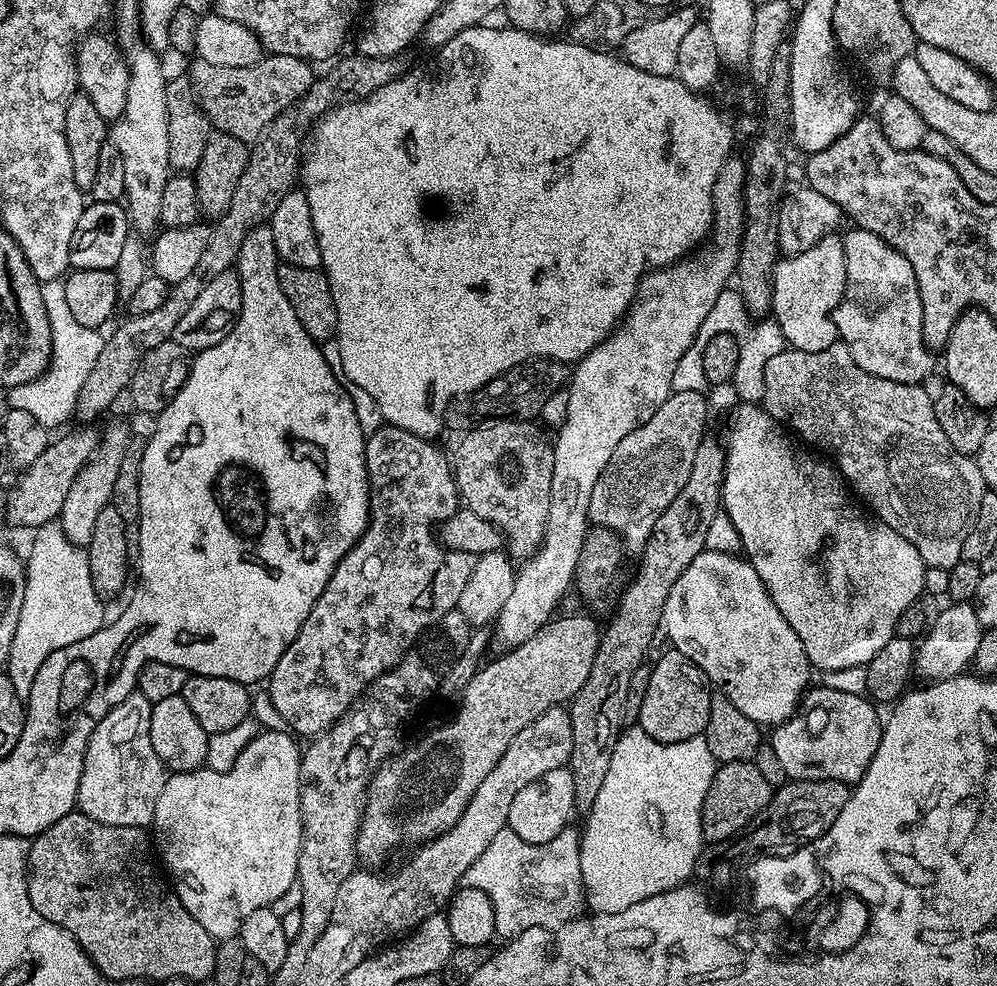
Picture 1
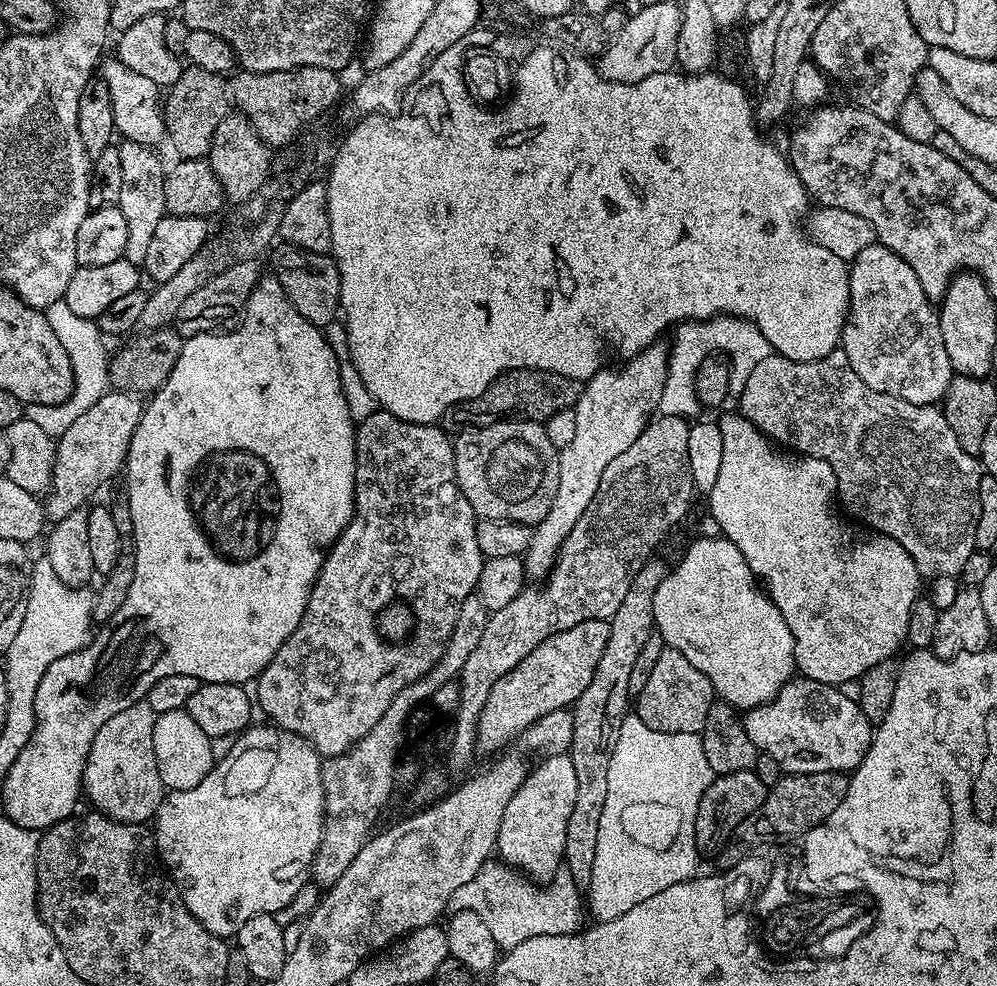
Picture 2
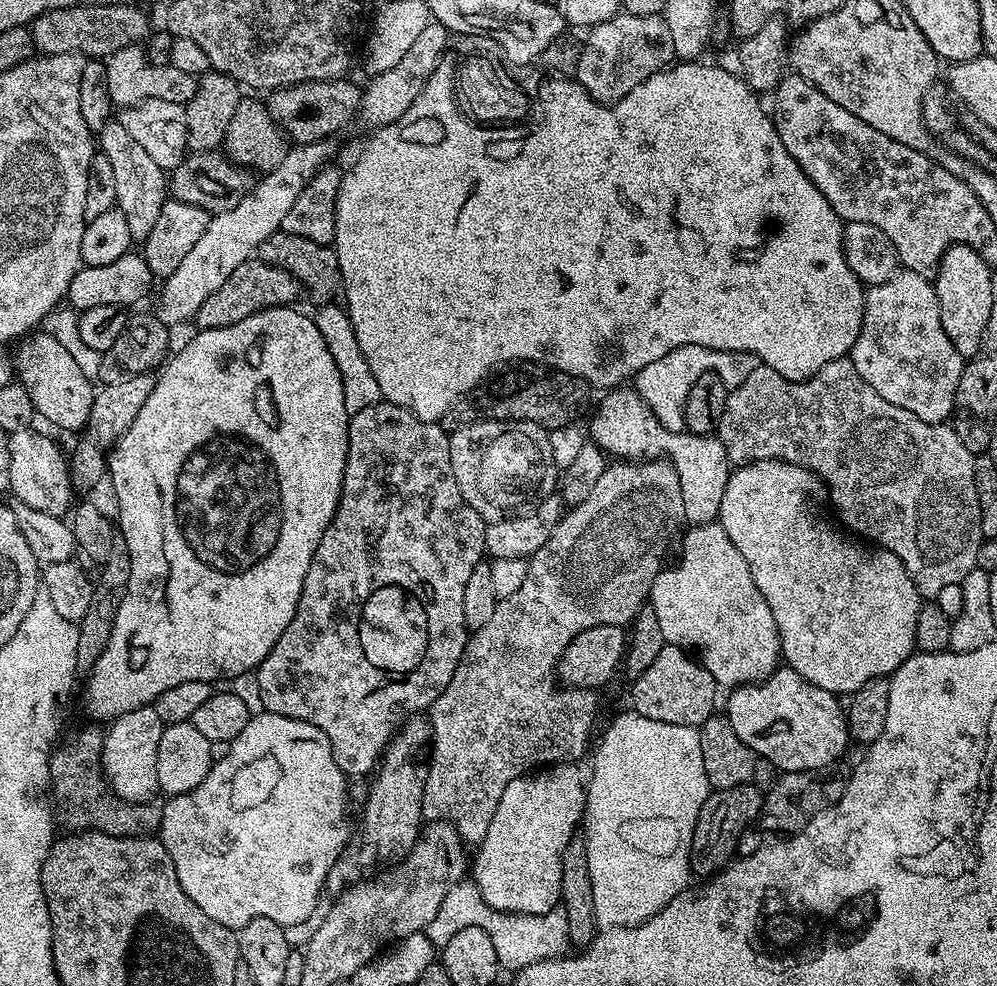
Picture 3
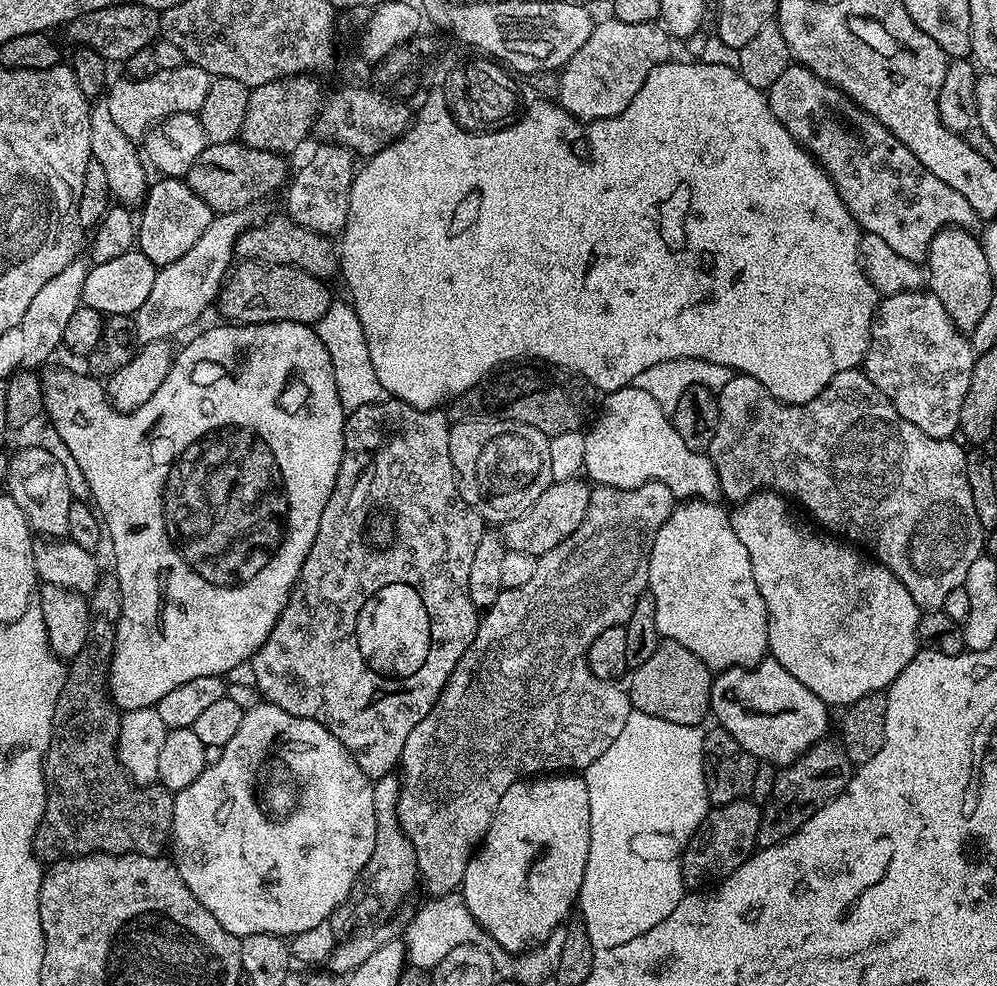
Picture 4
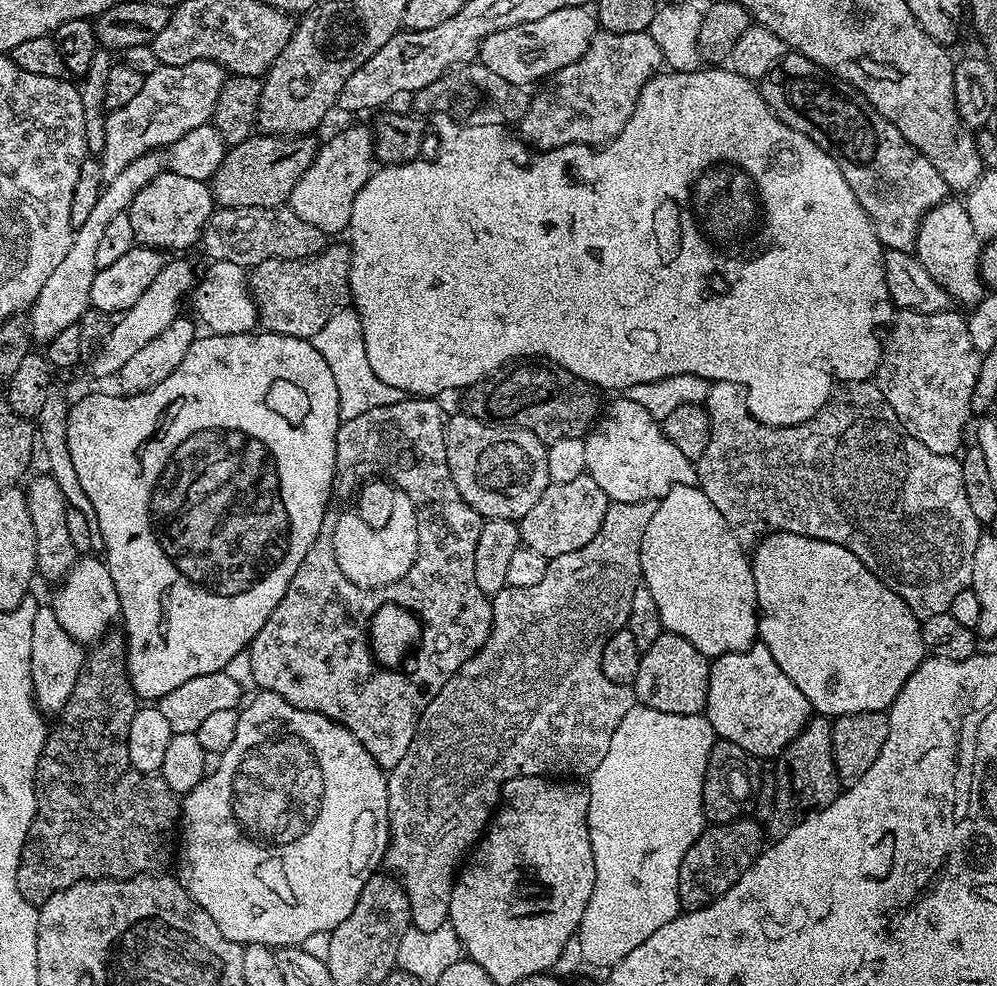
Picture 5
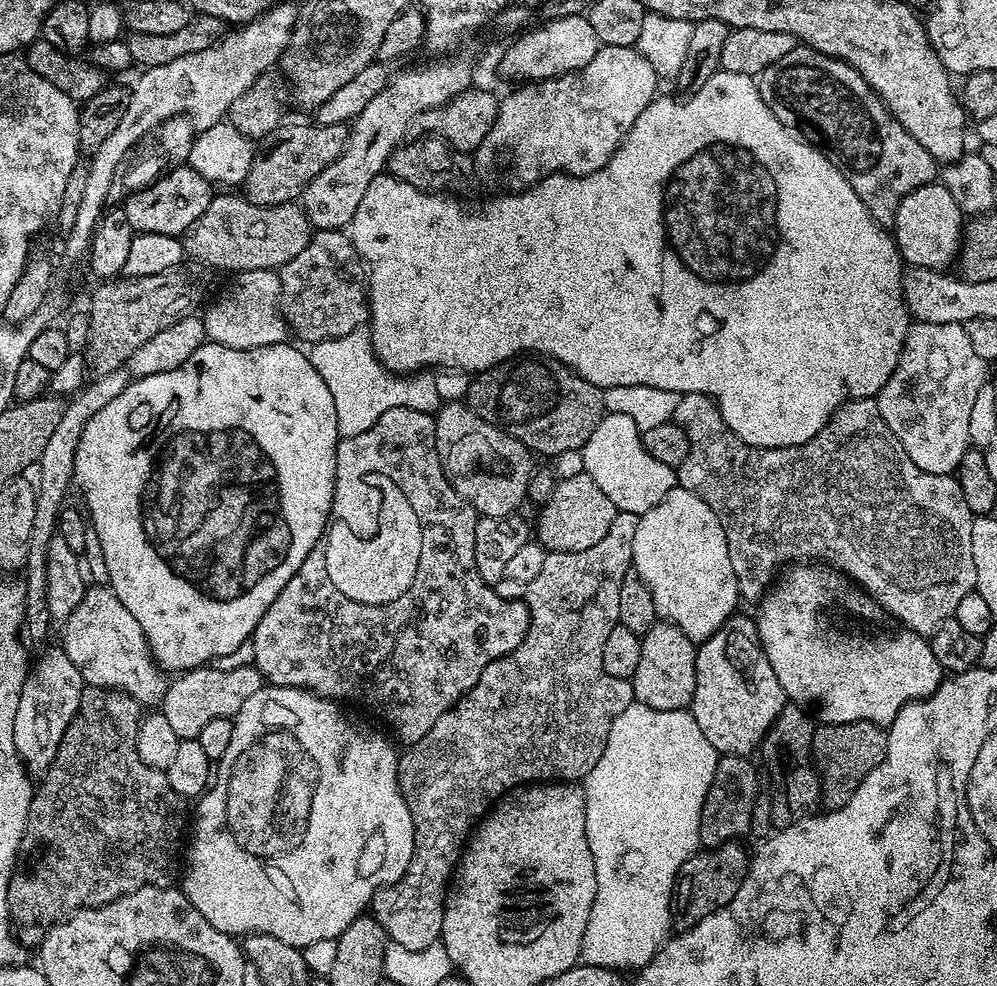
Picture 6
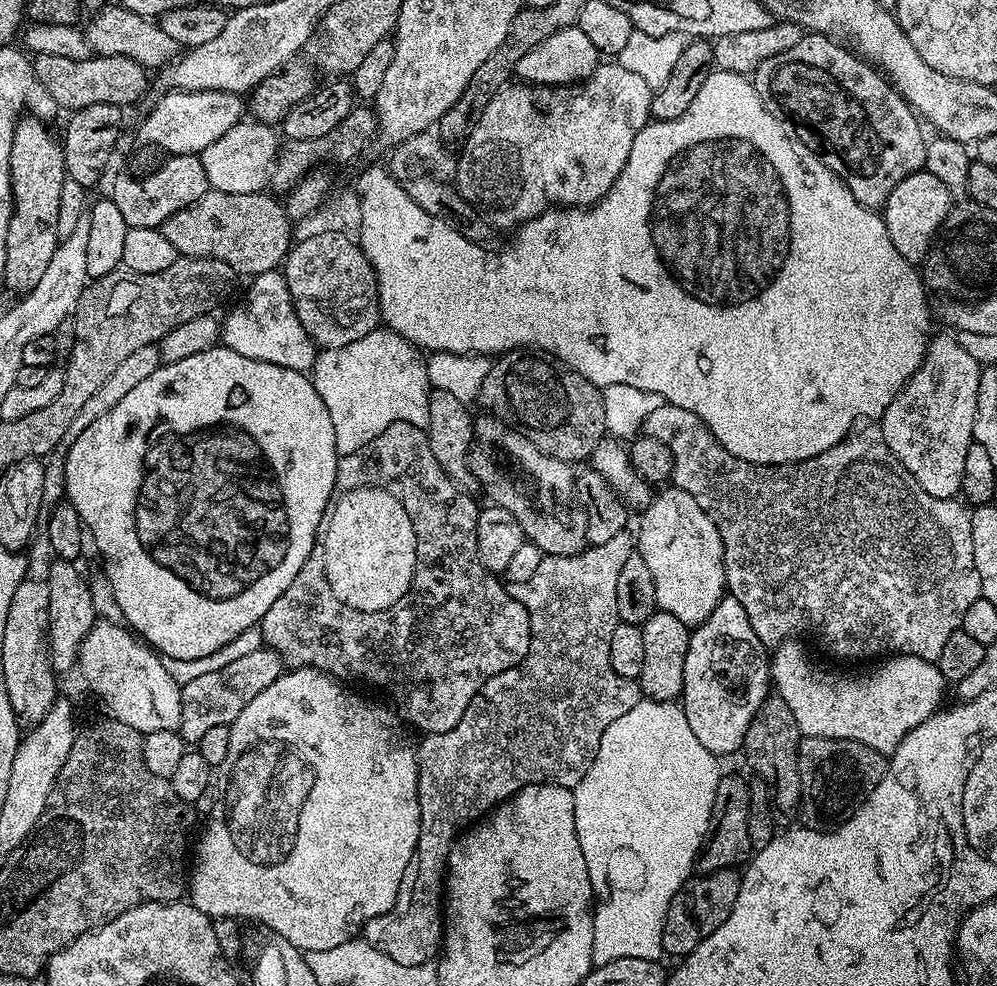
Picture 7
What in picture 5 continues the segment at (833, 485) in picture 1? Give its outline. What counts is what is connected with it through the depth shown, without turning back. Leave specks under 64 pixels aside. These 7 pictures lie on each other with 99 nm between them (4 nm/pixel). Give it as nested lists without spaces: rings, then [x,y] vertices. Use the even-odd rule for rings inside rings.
[[[769,532],[755,545],[754,551],[756,553],[751,553],[750,559],[758,609],[759,643],[764,644],[766,650],[770,650],[770,654],[774,654],[774,662],[778,662],[782,674],[786,674],[786,678],[790,678],[790,682],[794,682],[794,686],[798,686],[798,690],[802,690],[802,694],[806,694],[808,705],[812,707],[813,713],[835,718],[859,712],[882,712],[891,708],[892,703],[898,698],[902,686],[906,686],[906,678],[910,678],[910,674],[914,674],[914,670],[918,670],[918,666],[926,658],[920,633],[921,621],[916,619],[910,606],[906,606],[906,602],[902,602],[902,598],[898,598],[898,594],[894,594],[894,590],[890,590],[890,586],[882,583],[858,557],[850,554],[850,550],[846,550],[846,546],[838,546],[802,534]]]

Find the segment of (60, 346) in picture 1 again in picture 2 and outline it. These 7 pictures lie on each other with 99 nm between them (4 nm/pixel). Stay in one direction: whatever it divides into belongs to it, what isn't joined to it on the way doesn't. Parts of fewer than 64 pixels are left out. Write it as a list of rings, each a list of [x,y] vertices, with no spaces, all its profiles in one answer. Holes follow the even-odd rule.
[[[63,299],[51,304],[46,309],[46,315],[54,326],[54,334],[58,337],[58,342],[62,342],[66,354],[70,354],[70,366],[74,370],[72,393],[63,404],[27,405],[26,416],[41,430],[46,430],[46,434],[59,438],[66,430],[70,430],[70,422],[74,422],[74,418],[86,414],[86,410],[90,410],[90,406],[94,406],[94,402],[98,402],[98,398],[102,398],[105,392],[109,391],[108,361],[110,352],[104,349],[106,340],[96,321],[78,318],[78,314],[74,314],[74,310],[70,310],[70,306],[66,306]]]

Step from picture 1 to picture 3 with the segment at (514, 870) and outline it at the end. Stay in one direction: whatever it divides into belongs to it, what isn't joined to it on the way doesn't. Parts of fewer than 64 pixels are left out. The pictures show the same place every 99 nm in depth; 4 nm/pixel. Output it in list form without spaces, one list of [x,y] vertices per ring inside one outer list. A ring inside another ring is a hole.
[[[461,882],[453,886],[442,898],[438,914],[428,923],[426,934],[434,946],[443,946],[466,926],[478,926],[490,934],[494,950],[505,969],[519,970],[539,960],[555,960],[569,951],[566,914],[563,907],[557,906],[541,916],[517,916],[506,912],[495,912],[482,898],[474,882]]]

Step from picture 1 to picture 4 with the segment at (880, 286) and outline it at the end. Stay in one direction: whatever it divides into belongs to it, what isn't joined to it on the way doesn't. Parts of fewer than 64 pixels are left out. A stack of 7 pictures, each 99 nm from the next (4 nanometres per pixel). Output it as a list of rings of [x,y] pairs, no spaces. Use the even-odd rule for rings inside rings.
[[[903,292],[883,297],[877,304],[862,371],[892,403],[894,410],[898,410],[898,414],[906,418],[906,422],[914,422],[914,426],[918,426],[922,434],[930,434],[930,438],[947,440],[955,437],[960,427],[962,398],[966,398],[966,390],[970,390],[970,378],[974,374],[976,358],[977,353],[972,351],[971,339],[959,332],[954,322],[950,322],[950,314],[946,314],[942,302],[938,302],[933,292]]]

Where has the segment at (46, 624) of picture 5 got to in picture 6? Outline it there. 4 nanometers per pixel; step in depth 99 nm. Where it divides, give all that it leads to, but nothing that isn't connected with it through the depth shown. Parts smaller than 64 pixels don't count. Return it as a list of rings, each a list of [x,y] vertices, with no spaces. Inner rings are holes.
[[[63,647],[48,648],[37,660],[35,657],[34,667],[24,679],[24,685],[18,698],[18,710],[14,714],[14,744],[20,755],[20,761],[24,763],[25,769],[29,773],[42,774],[50,766],[50,762],[54,762],[54,754],[58,754],[62,734],[66,734],[66,726],[70,726],[70,722],[78,710],[85,687],[78,666],[74,666],[74,662],[70,662]]]

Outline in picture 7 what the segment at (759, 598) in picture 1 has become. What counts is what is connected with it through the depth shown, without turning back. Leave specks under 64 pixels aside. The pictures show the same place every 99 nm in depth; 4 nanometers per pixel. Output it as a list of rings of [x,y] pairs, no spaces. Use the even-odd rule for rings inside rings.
[[[668,486],[657,491],[651,497],[651,504],[643,509],[642,515],[644,517],[640,520],[640,536],[638,532],[634,544],[653,574],[657,609],[666,614],[674,614],[678,622],[689,626],[706,622],[706,618],[714,614],[714,606],[718,606],[718,602],[726,594],[724,547],[714,522],[706,514],[706,510],[702,510],[702,506],[698,506],[698,502],[694,502],[690,494],[686,494],[686,490],[675,486]]]

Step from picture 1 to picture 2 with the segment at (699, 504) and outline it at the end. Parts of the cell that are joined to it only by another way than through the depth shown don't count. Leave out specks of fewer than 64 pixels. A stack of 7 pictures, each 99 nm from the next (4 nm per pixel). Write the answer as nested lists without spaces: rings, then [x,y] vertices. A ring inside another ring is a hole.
[[[656,563],[644,564],[642,570],[634,574],[634,582],[630,582],[630,590],[626,590],[622,606],[618,606],[618,610],[608,621],[610,639],[606,642],[606,650],[602,650],[598,670],[594,670],[590,686],[582,690],[582,694],[570,709],[574,718],[574,738],[570,755],[574,762],[574,774],[578,777],[578,791],[574,797],[574,811],[570,814],[570,822],[566,822],[566,846],[562,864],[580,890],[587,890],[594,874],[594,854],[598,850],[598,822],[602,822],[602,806],[606,806],[606,778],[610,774],[612,745],[616,743],[616,735],[624,717],[630,712],[630,699],[627,694],[629,677],[642,646],[649,641],[656,627],[654,594],[666,575],[666,568]]]

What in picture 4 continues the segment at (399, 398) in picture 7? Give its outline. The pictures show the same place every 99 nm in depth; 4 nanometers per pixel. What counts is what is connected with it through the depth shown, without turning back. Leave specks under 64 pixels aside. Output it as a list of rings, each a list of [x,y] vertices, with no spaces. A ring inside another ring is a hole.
[[[332,303],[314,327],[318,338],[322,338],[322,346],[326,346],[326,354],[330,354],[330,366],[334,366],[338,398],[345,413],[358,410],[358,406],[370,406],[389,399],[382,382],[378,382],[378,374],[374,374],[368,343],[362,334],[362,322],[358,322],[358,314],[353,310],[351,303]]]

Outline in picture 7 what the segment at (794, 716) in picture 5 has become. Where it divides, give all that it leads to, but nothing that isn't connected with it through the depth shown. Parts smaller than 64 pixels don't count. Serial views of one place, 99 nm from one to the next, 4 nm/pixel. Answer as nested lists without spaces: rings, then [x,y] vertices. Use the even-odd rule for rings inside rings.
[[[725,594],[714,606],[714,614],[695,625],[688,637],[682,693],[686,722],[706,750],[725,758],[743,749],[746,730],[769,694],[770,656],[766,645],[754,634],[742,602]]]

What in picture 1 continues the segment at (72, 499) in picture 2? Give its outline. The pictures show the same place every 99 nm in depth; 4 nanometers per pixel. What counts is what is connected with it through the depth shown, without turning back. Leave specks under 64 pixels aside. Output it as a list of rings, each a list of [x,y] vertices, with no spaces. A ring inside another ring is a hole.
[[[80,426],[77,432],[68,432],[61,440],[53,439],[46,446],[46,450],[42,450],[42,455],[36,458],[34,462],[30,462],[30,466],[19,473],[20,477],[17,478],[12,492],[7,493],[8,511],[6,519],[10,523],[17,524],[20,528],[35,530],[44,524],[53,523],[59,517],[62,502],[66,502],[66,494],[70,490],[70,486],[74,486],[78,474],[88,465],[89,460],[96,452],[97,446],[100,444],[101,433],[99,431],[95,432],[92,428],[95,427]]]

